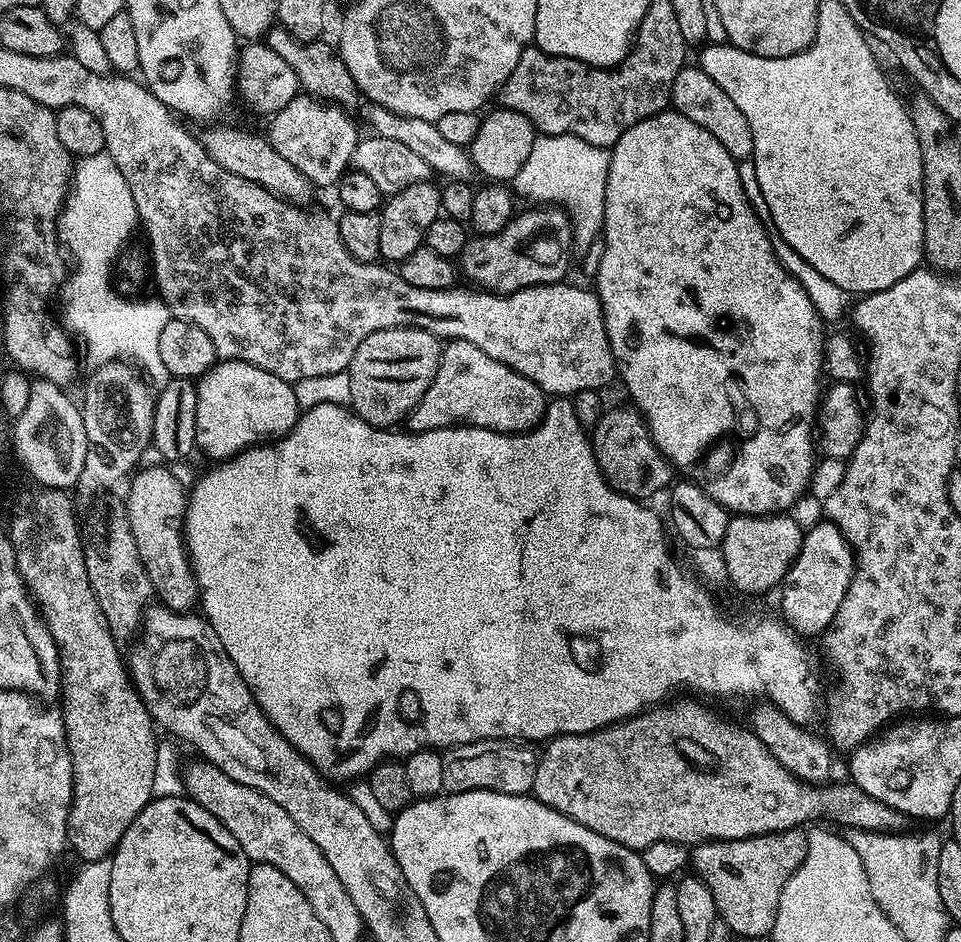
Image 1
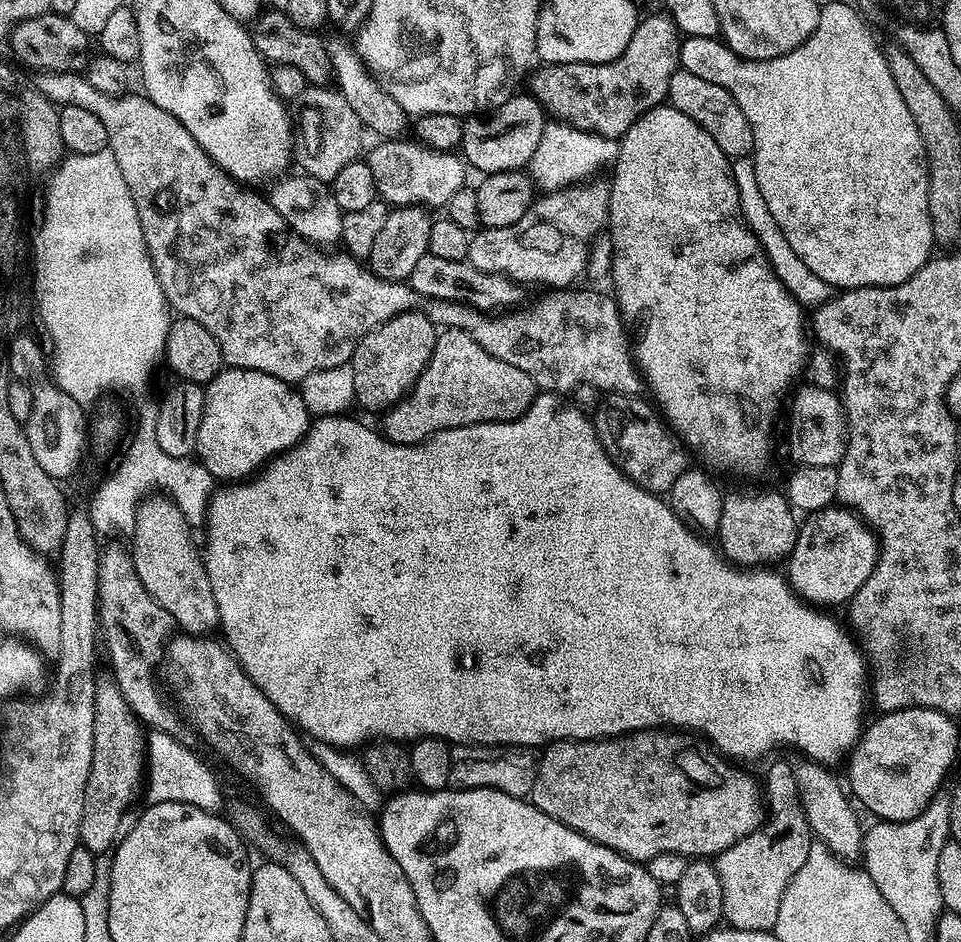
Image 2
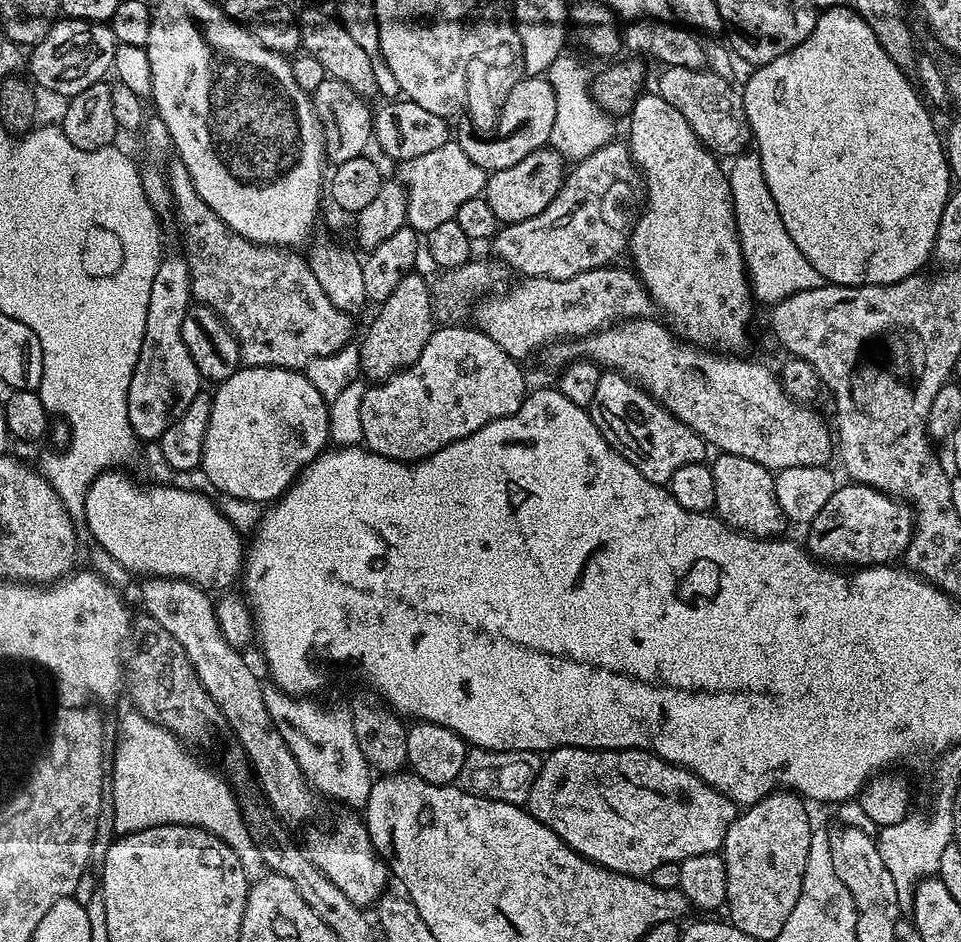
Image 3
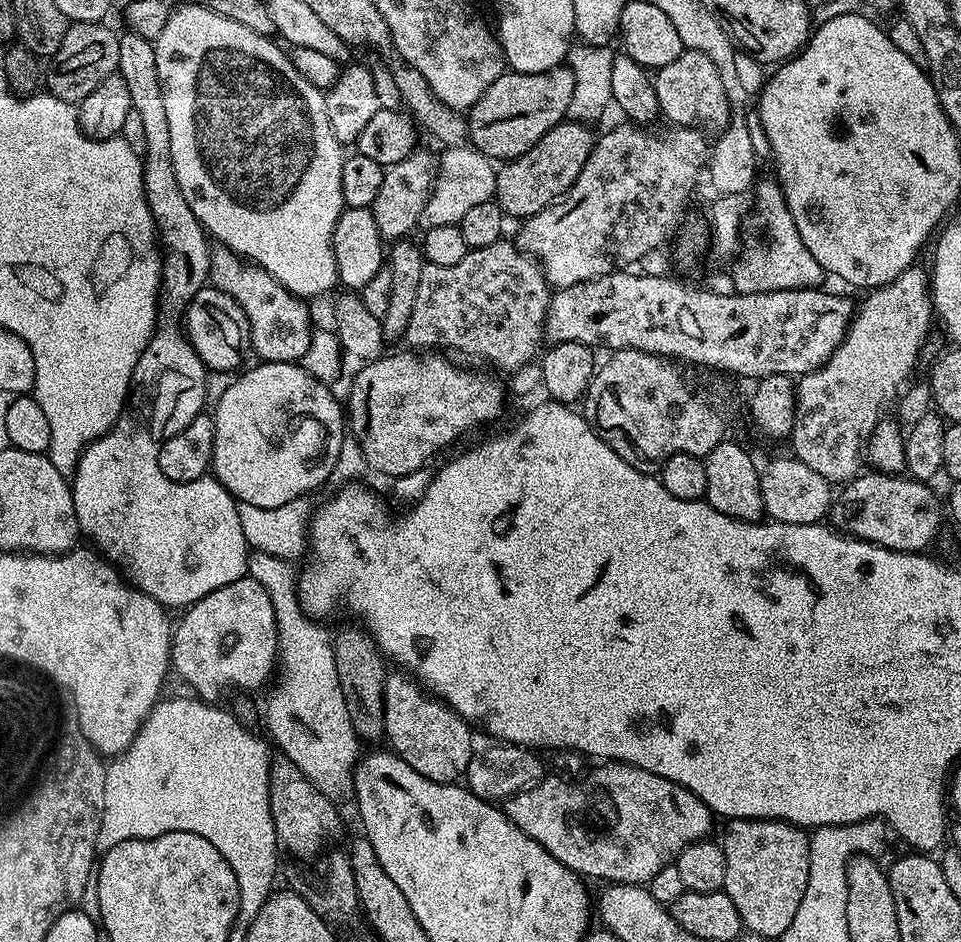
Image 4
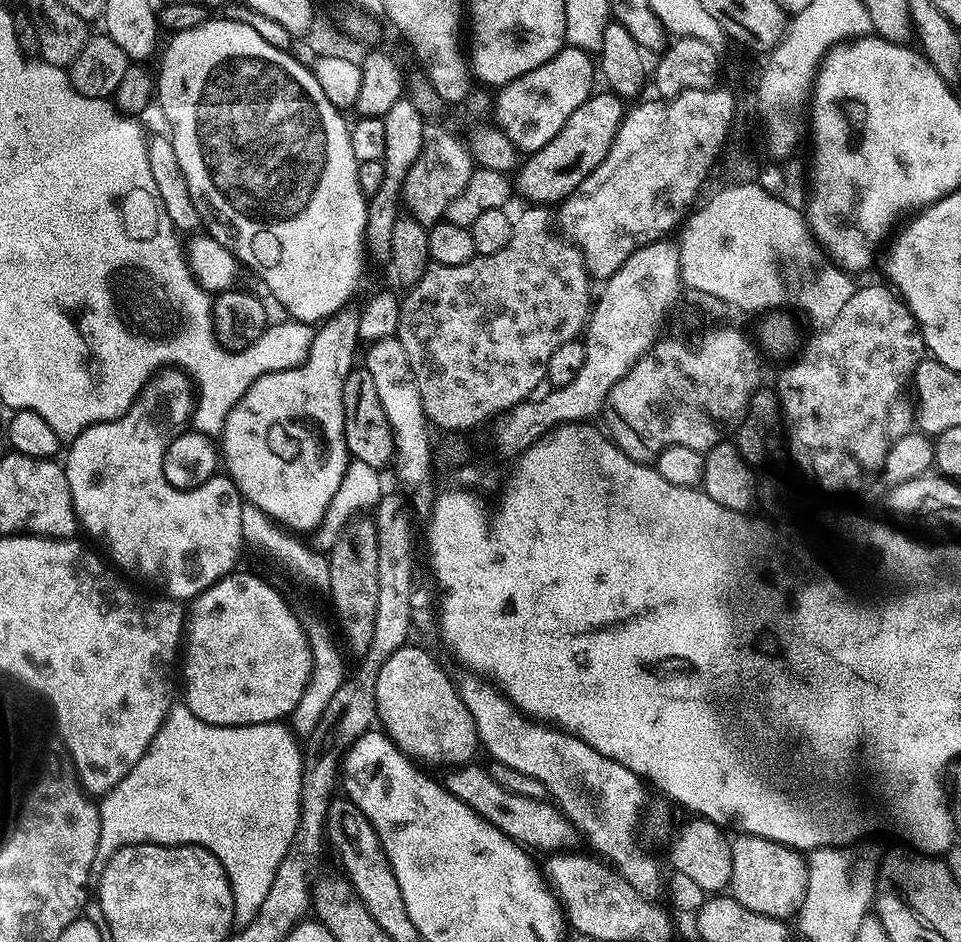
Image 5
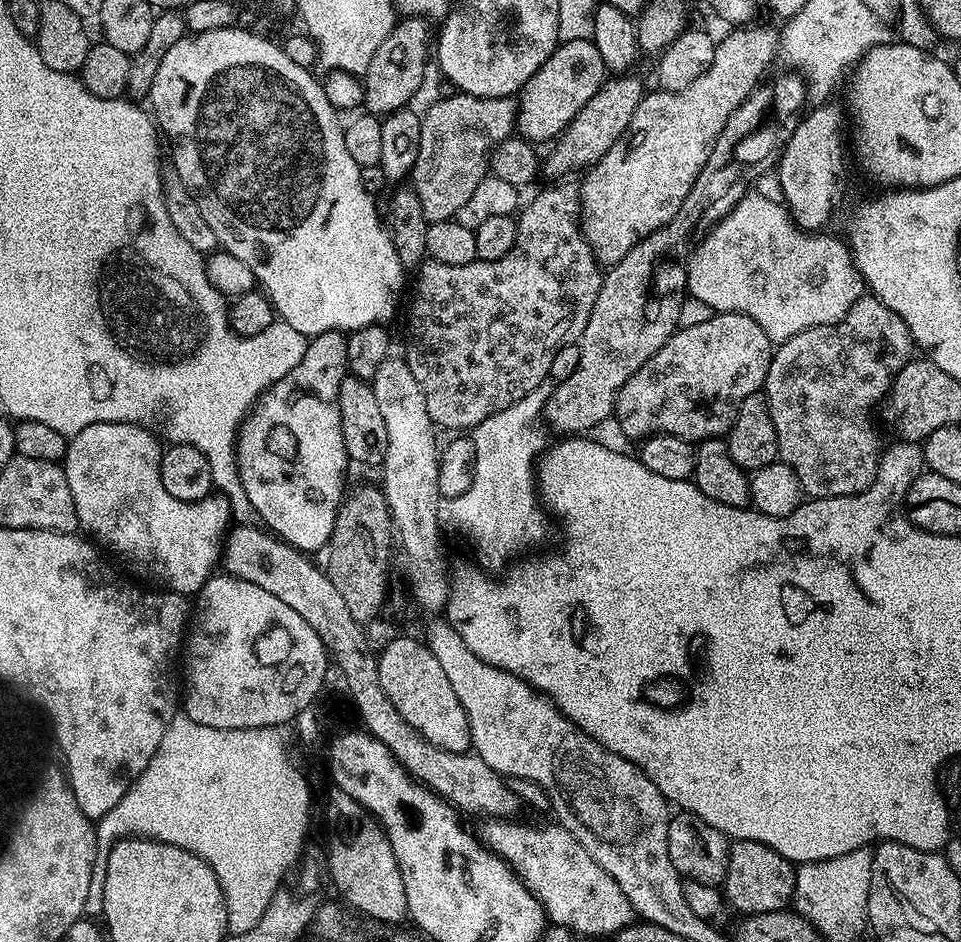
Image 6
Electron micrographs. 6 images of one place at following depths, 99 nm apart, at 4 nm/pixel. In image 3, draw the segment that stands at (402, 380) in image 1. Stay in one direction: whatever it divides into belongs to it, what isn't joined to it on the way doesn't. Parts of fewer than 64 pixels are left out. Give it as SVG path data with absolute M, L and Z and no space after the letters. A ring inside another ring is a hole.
M410 274L398 282L398 290L379 305L376 321L369 326L364 341L359 341L360 371L369 381L388 380L394 373L409 368L432 337L434 309L430 284L416 275Z

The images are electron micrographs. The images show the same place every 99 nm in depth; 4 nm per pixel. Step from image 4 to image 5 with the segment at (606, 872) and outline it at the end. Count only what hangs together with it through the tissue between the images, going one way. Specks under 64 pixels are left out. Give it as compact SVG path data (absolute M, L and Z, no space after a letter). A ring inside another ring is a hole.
M473 762L451 769L445 775L448 777L443 777L444 787L466 802L479 816L486 818L495 828L502 830L511 840L523 844L529 850L541 848L544 854L560 854L565 850L575 849L572 847L575 846L576 840L578 841L576 827L555 803L547 799L539 800L507 792L502 786L498 786L487 767L479 768L478 764Z

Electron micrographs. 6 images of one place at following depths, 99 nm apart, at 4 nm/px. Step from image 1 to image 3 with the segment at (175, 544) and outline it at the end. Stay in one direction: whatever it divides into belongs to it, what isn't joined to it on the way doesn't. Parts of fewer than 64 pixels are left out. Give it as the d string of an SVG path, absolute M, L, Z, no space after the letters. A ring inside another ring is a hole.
M148 578L143 581L140 596L144 599L143 611L162 630L167 630L186 650L186 658L198 674L198 682L214 698L218 710L226 718L235 743L244 748L254 780L260 783L264 791L263 799L280 823L295 830L299 824L308 824L320 812L321 797L308 783L298 766L290 746L282 742L276 723L270 718L264 701L264 684L256 677L256 672L244 661L239 647L228 644L216 617L216 604L209 593L188 580L171 580L170 578Z

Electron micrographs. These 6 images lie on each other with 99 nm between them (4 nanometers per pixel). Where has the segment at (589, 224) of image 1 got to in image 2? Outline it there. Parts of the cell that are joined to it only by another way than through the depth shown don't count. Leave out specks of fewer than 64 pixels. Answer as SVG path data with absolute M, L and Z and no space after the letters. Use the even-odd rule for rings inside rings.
M565 122L545 123L538 150L534 150L530 175L544 190L566 188L569 184L581 183L599 170L603 164L611 165L620 149L617 141L598 135L597 132L583 132L573 124ZM544 187L544 188L543 188Z

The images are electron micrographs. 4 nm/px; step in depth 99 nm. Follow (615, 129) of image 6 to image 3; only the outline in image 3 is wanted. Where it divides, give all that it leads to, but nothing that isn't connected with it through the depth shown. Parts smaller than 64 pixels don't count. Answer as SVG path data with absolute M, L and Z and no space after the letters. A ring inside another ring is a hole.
M545 146L534 150L534 154L526 154L522 162L491 173L484 184L482 195L486 202L490 202L490 210L494 210L494 218L498 218L501 225L526 222L526 218L542 214L542 210L546 210L550 202L554 202L558 190L564 185L565 175L564 157L559 156L551 146Z

